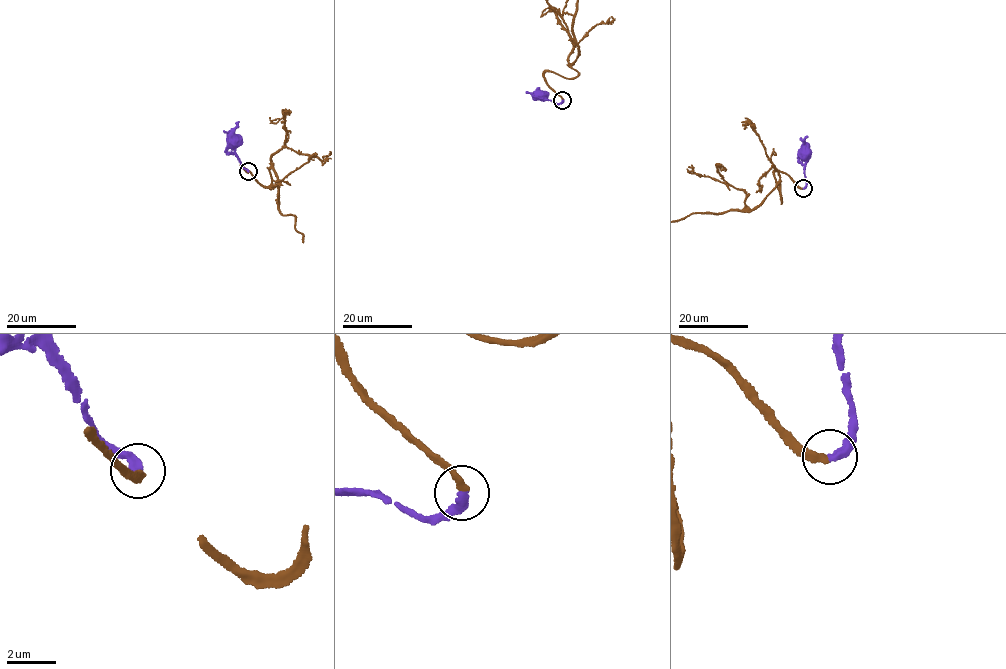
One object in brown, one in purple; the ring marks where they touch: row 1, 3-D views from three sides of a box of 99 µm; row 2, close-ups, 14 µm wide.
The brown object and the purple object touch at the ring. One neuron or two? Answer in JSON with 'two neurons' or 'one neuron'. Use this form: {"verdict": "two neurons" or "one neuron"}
{"verdict": "one neuron"}

